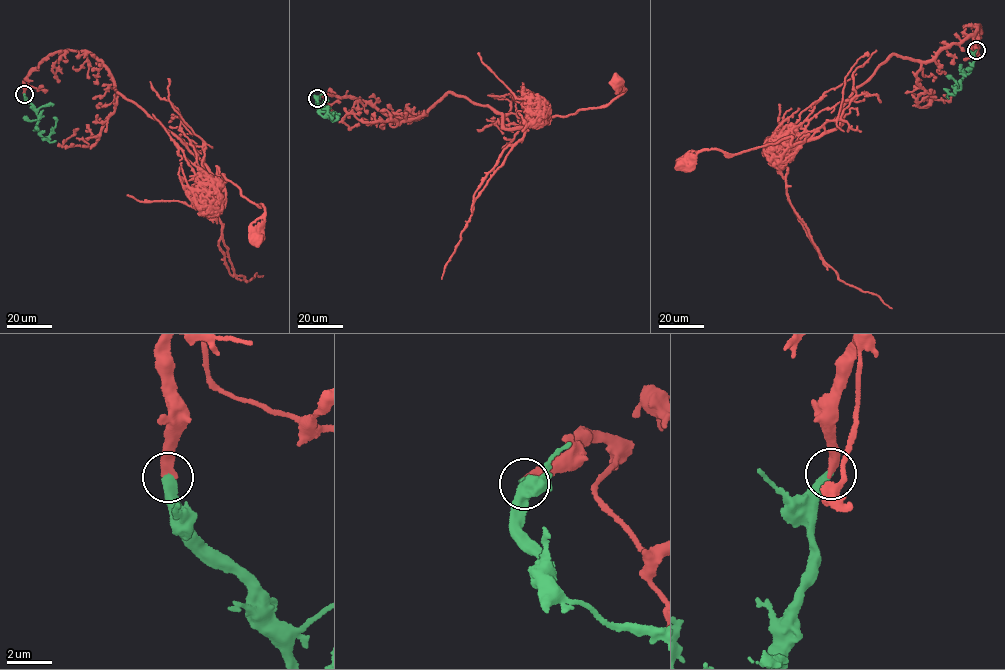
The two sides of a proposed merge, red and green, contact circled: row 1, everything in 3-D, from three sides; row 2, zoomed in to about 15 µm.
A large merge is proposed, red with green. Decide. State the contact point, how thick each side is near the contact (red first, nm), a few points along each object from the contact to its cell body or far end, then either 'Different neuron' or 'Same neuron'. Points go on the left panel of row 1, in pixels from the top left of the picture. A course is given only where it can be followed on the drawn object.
Place: (24, 94). Thickness 420 nm (red) against 440 nm. Course of red: (23, 94), (28, 72), (50, 55), (95, 55), (114, 91), (177, 135), (212, 176), (263, 205), (256, 239). Course of green: (24, 94), (37, 114), (42, 136), (46, 137), (51, 132), (56, 119), (53, 117). Same neuron

